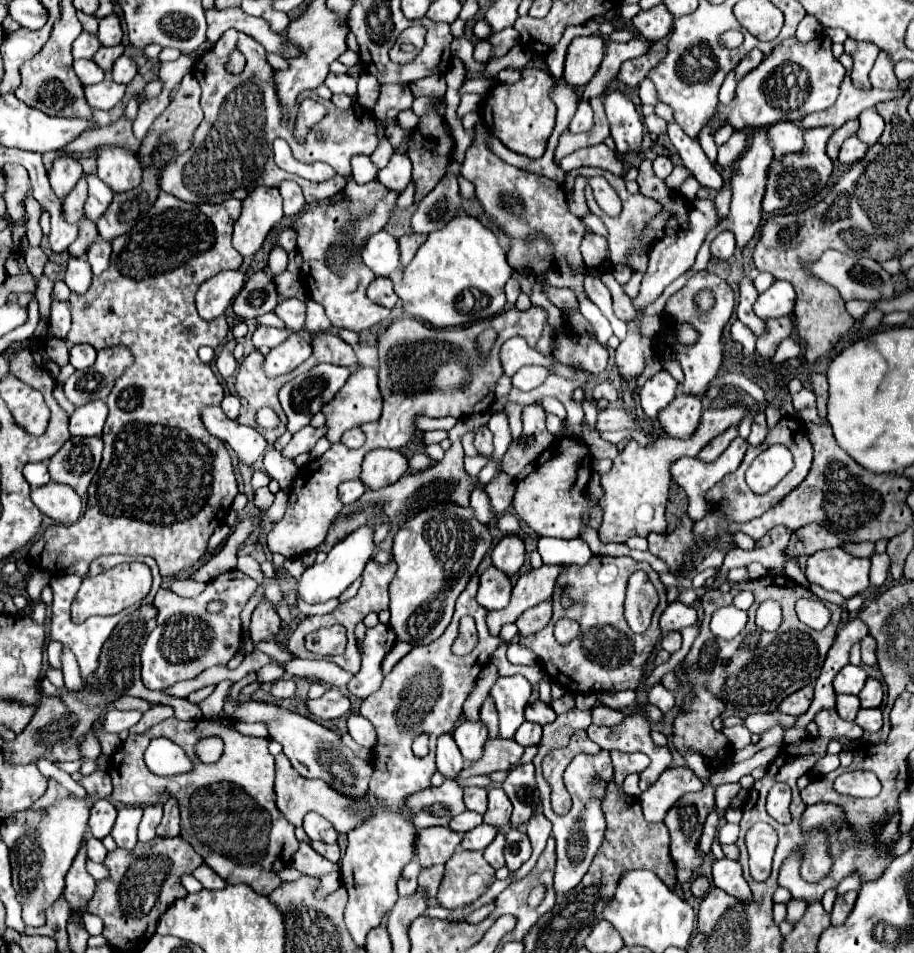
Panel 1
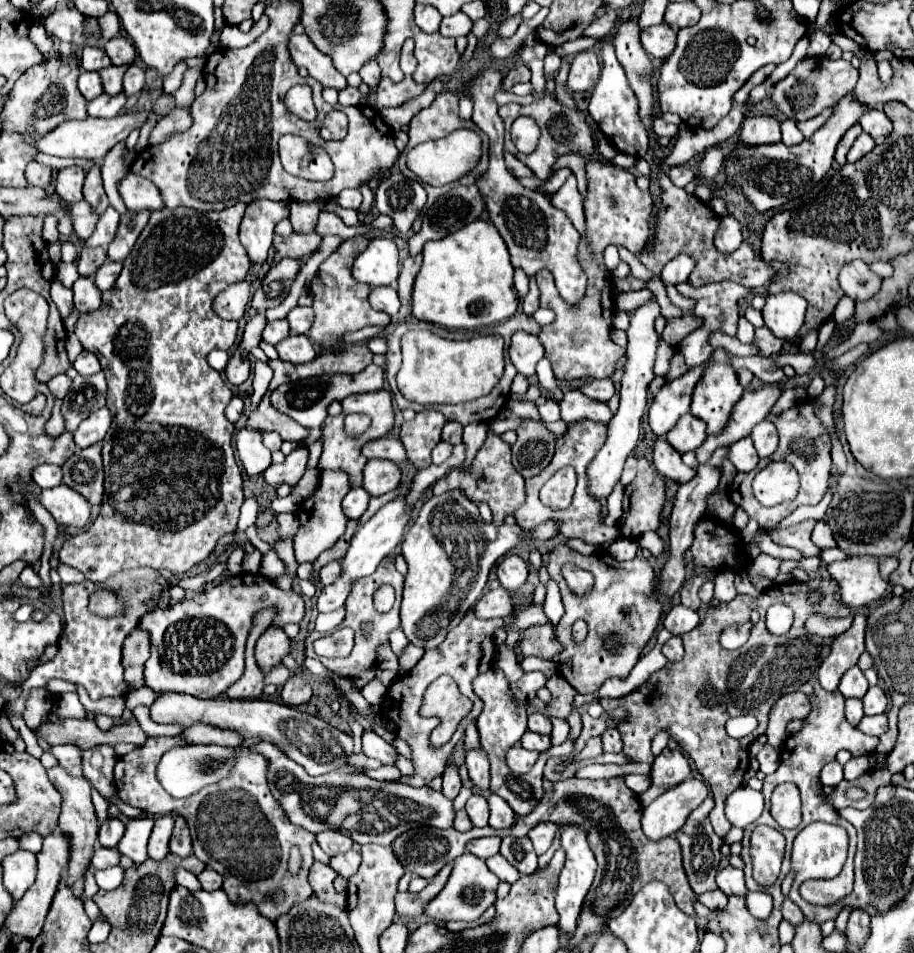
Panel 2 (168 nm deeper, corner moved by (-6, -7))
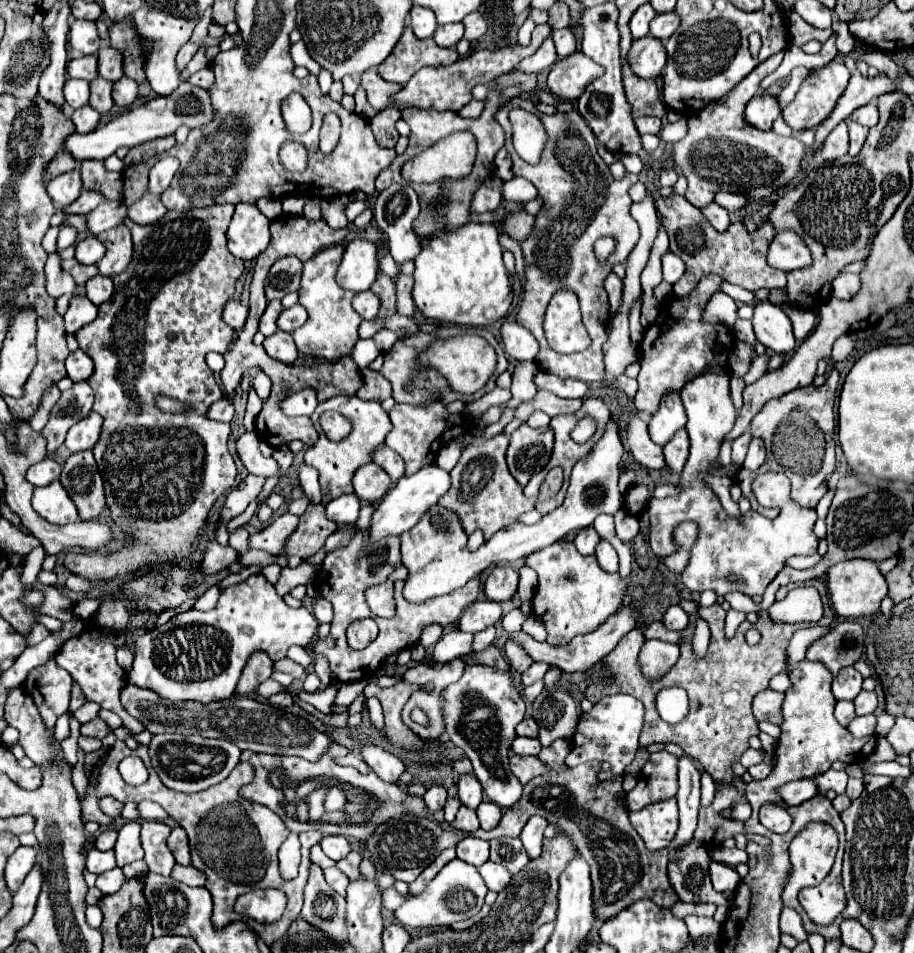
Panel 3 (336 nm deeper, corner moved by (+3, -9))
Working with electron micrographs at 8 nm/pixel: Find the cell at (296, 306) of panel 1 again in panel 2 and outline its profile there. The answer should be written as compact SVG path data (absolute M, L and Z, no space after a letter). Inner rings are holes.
M294 307L288 313L288 323L290 323L290 331L292 333L308 333L308 329L312 327L314 321L314 311L310 307Z

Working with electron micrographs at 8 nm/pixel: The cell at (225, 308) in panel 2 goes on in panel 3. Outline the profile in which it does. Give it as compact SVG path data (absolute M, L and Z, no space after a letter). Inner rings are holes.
M229 301L223 309L223 321L233 329L243 329L247 321L247 307L241 305L239 301Z

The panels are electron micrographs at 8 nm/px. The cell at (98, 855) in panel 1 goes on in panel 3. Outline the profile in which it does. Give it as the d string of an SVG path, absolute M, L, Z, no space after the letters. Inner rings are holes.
M91 847L91 851L87 853L87 871L103 873L113 867L115 867L115 853L113 851L97 851L95 847Z

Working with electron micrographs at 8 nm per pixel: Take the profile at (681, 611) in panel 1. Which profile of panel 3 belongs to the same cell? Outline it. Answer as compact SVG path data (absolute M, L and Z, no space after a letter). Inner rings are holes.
M671 605L665 615L663 615L663 625L667 629L685 629L689 625L689 615L679 607L679 605Z

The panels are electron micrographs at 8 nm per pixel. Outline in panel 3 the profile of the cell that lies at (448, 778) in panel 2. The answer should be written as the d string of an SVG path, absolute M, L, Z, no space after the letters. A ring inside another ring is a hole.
M433 785L433 787L427 789L427 793L423 795L423 801L425 801L425 805L427 805L427 809L429 809L431 813L441 811L443 805L445 805L445 799L447 799L447 791L445 791L443 787L439 787L439 785Z

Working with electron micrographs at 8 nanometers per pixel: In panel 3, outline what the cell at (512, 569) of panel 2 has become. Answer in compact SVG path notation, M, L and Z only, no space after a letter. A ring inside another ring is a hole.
M511 565L495 567L483 583L483 593L489 601L509 601L517 591L517 579L517 571Z

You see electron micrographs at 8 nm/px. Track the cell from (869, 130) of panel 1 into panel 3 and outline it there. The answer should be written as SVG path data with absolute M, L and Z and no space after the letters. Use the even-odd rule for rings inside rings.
M867 103L867 105L863 105L851 113L851 119L865 125L865 127L873 127L877 123L877 117L879 117L879 113L877 113L875 103Z

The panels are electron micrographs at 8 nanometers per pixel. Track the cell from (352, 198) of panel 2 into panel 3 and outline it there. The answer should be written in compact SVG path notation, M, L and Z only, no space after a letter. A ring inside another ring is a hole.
M351 201L349 205L347 205L347 209L345 209L345 213L347 213L347 217L349 217L349 221L353 221L357 215L361 215L367 207L371 207L371 203L369 201Z

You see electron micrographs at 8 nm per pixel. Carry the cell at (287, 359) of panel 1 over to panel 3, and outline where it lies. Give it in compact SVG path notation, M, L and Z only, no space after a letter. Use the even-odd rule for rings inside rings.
M275 331L271 337L265 337L263 347L273 359L277 359L281 363L293 365L299 359L299 353L297 353L297 347L295 347L295 341L293 341L291 333Z

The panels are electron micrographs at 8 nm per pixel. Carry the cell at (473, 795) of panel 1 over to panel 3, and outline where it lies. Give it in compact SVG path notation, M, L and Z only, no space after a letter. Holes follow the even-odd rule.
M461 807L455 821L451 823L451 827L455 831L463 831L463 833L473 833L479 829L479 819L477 819L477 813L473 809L467 809L467 807Z

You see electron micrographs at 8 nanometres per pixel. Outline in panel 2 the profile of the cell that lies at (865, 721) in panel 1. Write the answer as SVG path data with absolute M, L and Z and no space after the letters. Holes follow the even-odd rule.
M872 715L872 717L864 717L858 725L858 729L866 735L874 735L874 737L880 737L882 733L888 731L888 723L886 723L886 715Z

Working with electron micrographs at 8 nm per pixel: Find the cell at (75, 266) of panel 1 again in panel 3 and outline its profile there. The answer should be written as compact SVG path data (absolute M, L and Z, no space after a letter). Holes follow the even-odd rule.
M85 295L73 297L67 313L63 315L63 319L65 319L65 331L69 335L75 335L81 327L85 327L87 323L95 321L95 317L97 317L97 307Z

